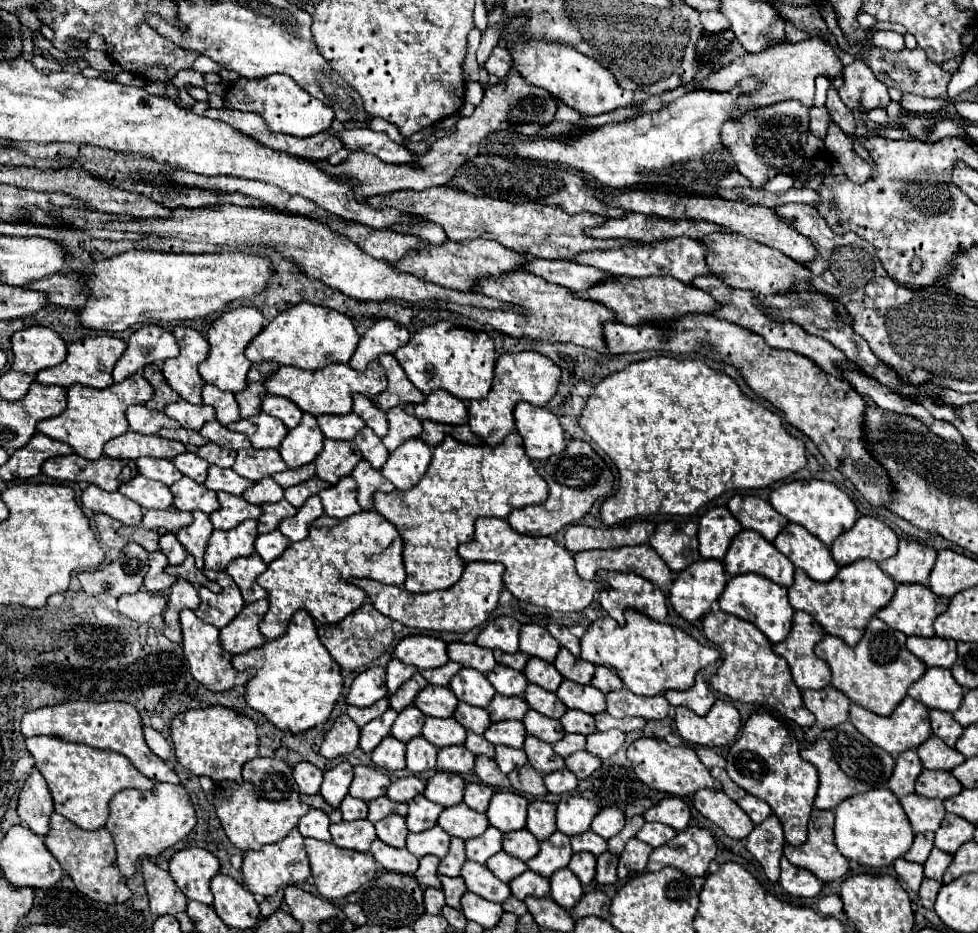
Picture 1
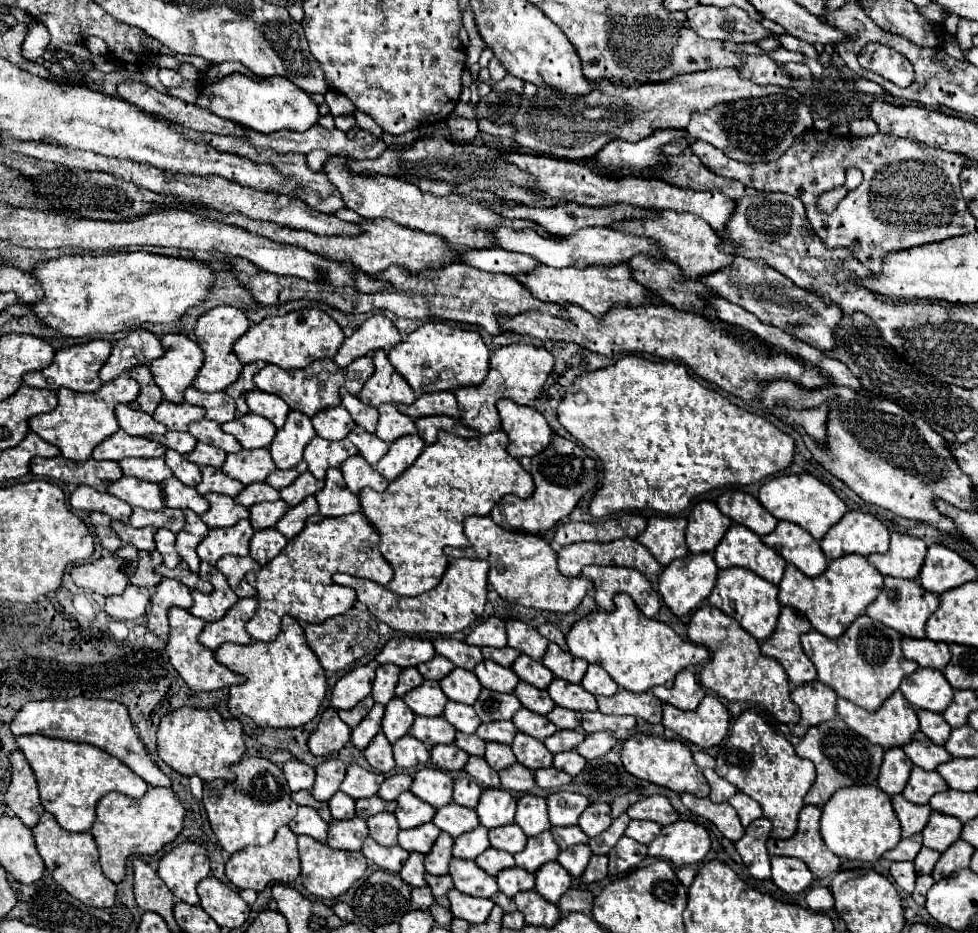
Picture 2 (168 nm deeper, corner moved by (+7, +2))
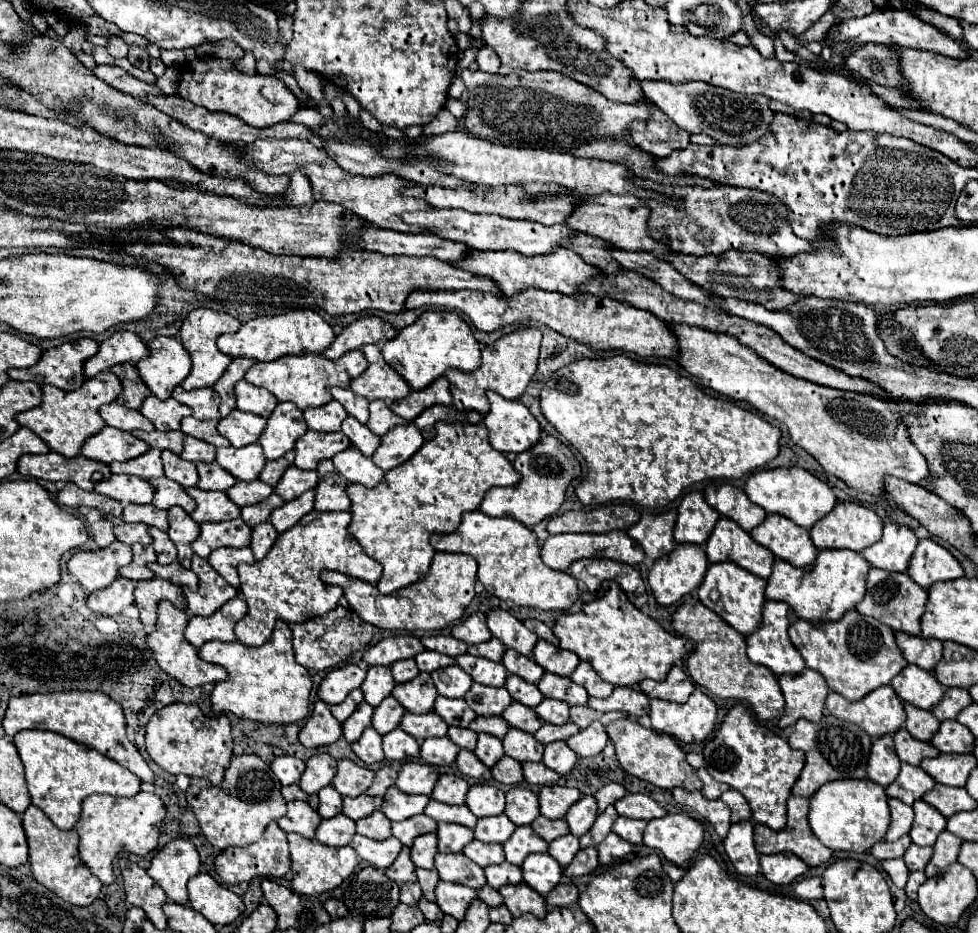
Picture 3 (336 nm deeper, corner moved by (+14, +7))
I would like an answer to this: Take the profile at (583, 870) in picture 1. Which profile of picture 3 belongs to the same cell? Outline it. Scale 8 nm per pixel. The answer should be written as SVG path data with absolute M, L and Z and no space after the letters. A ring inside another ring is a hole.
M568 833L568 835L562 835L562 837L554 839L554 841L550 843L548 853L550 853L562 867L566 867L566 865L570 865L572 857L578 853L578 849L580 849L578 837Z

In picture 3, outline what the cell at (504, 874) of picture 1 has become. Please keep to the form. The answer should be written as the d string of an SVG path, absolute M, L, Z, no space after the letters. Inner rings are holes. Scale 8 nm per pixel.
M478 839L470 841L462 849L462 853L466 857L470 857L480 867L488 867L488 865L504 861L504 853L502 853L502 847L498 843L484 843L484 841L478 841Z

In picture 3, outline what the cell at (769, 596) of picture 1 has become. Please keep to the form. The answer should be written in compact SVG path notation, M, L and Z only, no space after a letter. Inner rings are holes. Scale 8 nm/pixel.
M710 563L708 571L706 571L706 577L704 577L702 585L698 587L698 597L708 609L718 613L738 633L750 635L754 629L758 629L758 625L762 621L762 605L766 601L764 589L766 589L766 581L764 579L752 575L750 571L746 571L746 569L738 567L738 565L732 565L732 563ZM712 591L718 591L718 599L716 601L710 599Z

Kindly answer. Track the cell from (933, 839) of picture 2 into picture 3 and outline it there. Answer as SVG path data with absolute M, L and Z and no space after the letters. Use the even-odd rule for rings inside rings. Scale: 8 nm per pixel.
M918 799L912 805L914 809L914 823L910 829L910 839L914 845L932 845L936 837L946 829L946 817L938 813L932 805Z

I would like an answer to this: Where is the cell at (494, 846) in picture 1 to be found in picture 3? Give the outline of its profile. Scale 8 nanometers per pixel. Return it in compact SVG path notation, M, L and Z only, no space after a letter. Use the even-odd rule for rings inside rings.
M438 823L438 851L440 853L460 853L474 839L474 831L456 823Z

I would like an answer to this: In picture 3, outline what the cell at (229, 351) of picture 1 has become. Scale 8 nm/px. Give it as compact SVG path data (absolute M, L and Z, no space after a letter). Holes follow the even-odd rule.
M194 309L180 327L180 343L182 347L190 353L192 359L192 369L190 375L182 381L182 389L190 391L190 389L200 389L200 387L212 387L218 377L222 377L222 373L226 371L226 365L230 365L230 357L226 357L218 347L216 347L216 339L222 333L234 333L240 327L240 321L234 319L228 313L216 313L212 309Z

